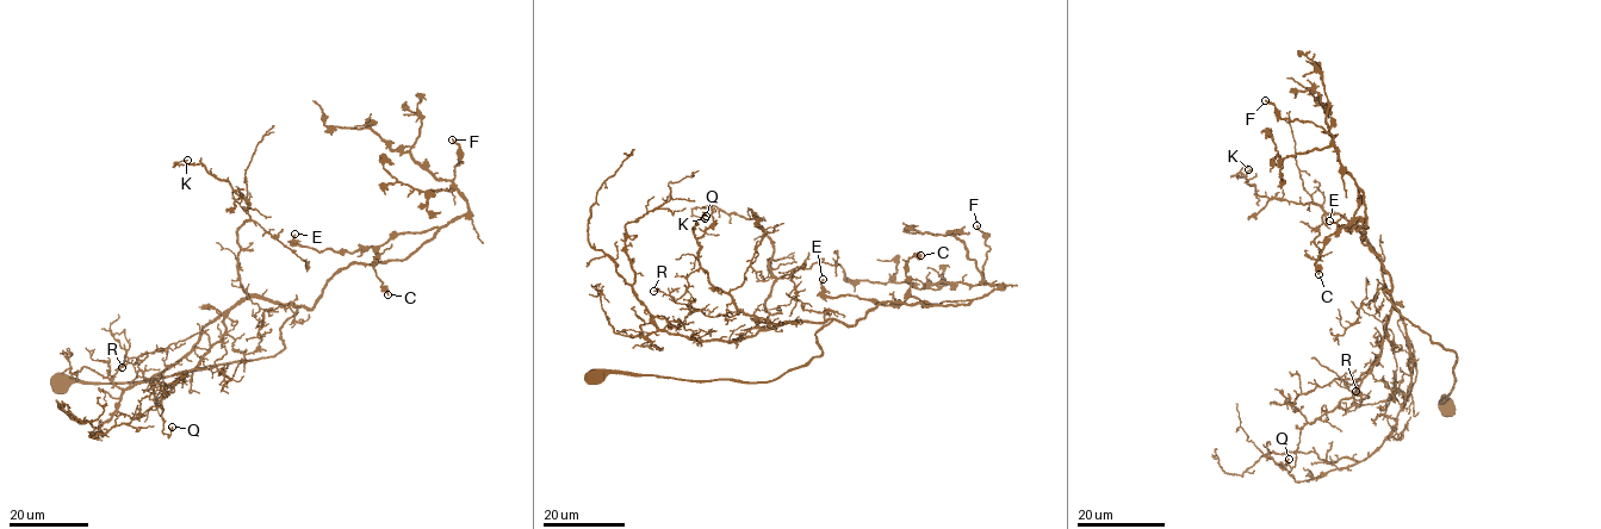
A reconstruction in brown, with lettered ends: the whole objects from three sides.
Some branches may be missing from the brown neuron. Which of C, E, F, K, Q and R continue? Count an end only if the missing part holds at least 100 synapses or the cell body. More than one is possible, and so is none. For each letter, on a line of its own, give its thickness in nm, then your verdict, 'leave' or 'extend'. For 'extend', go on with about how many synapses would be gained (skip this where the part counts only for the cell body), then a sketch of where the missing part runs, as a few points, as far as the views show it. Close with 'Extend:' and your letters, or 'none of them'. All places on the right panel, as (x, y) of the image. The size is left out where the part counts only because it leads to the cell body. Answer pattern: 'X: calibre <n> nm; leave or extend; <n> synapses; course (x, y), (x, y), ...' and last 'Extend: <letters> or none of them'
C: calibre 280 nm; leave
E: calibre 160 nm; leave
F: calibre 200 nm; leave
K: calibre 150 nm; leave
Q: calibre 110 nm; leave
R: calibre 80 nm; leave
Extend: none of them

